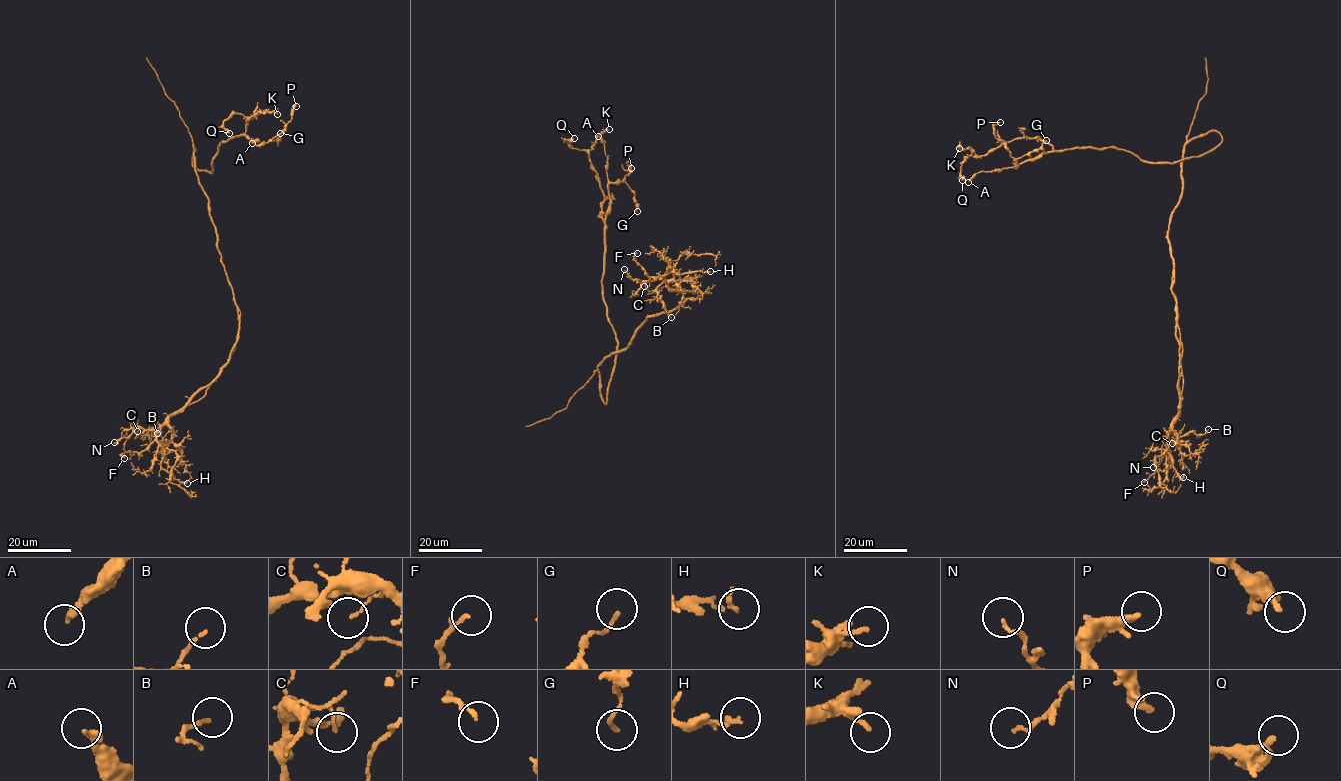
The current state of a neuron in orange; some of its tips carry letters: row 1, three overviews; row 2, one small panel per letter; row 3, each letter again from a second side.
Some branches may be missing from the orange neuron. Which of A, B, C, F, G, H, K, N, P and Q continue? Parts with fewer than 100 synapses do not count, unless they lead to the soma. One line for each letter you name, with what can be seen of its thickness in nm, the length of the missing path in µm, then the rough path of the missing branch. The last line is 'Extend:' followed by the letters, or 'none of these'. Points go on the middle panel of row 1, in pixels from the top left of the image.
Extend: none of these

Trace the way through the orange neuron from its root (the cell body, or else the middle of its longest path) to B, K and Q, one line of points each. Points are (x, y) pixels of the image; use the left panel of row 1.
B: (202, 187), (233, 290), (239, 339), (222, 372), (149, 430), (157, 433)
K: (202, 187), (193, 148), (194, 165), (211, 173), (220, 144), (243, 134), (258, 112), (277, 114)
Q: (202, 187), (192, 149), (194, 165), (211, 173), (220, 144), (257, 115), (233, 113), (223, 121), (229, 133)

